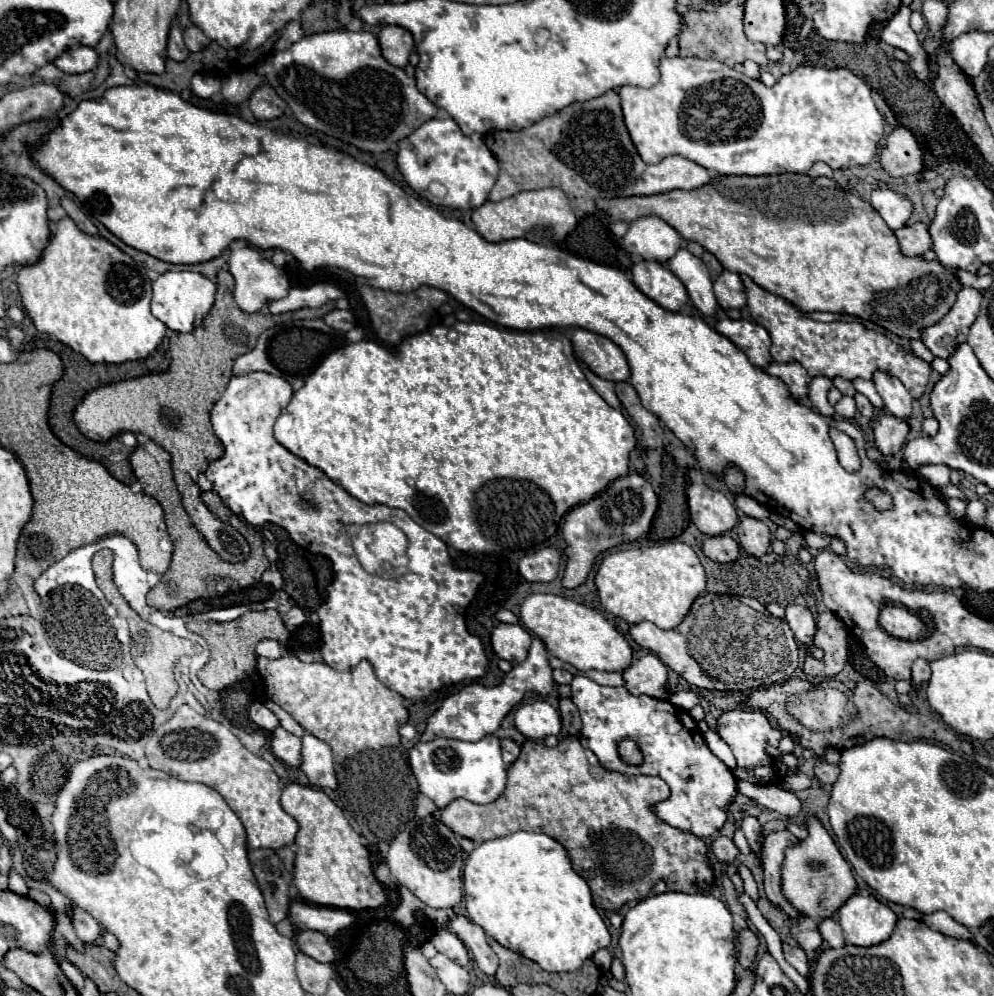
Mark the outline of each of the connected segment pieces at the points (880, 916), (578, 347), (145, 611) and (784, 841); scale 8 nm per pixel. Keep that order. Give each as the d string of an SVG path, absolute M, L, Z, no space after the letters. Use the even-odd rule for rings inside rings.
M853 895L839 909L839 925L843 929L845 941L859 947L873 947L887 941L895 929L897 915L877 901L873 895Z
M575 329L571 337L575 355L585 363L595 375L607 379L607 381L627 381L631 371L627 365L627 359L623 351L607 337Z
M113 535L111 551L113 551L113 581L119 593L125 597L129 607L139 613L141 619L151 621L151 607L145 603L145 591L141 589L135 591L135 585L149 585L147 571L143 571L139 565L137 547L123 535Z
M775 831L763 839L763 849L761 849L761 859L763 859L763 869L765 869L765 895L771 903L779 905L789 917L795 917L797 911L785 901L781 893L781 863L783 863L783 851L789 845L795 845L797 837L791 835L789 831Z

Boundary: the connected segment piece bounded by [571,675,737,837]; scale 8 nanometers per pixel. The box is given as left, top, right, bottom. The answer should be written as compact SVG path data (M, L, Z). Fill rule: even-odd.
M583 675L571 681L571 699L583 723L579 741L597 755L601 767L623 775L655 775L669 785L669 799L653 803L651 807L661 821L697 837L711 837L725 825L727 807L737 795L737 779L731 769L709 751L697 723L687 711L675 709L663 699L631 695L625 687L599 685ZM625 737L639 745L643 753L639 765L627 765L621 759L617 747Z

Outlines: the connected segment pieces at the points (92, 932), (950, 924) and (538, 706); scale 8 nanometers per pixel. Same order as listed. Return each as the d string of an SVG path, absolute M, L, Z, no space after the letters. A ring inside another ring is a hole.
M73 905L71 911L69 911L69 919L73 923L73 929L75 929L77 937L83 943L95 943L97 939L101 939L99 923L95 923L95 919L89 913L85 913L85 909Z
M935 911L931 915L925 915L923 921L933 929L933 931L939 931L943 935L949 935L949 937L955 937L955 939L965 939L965 941L973 941L973 935L967 927L963 927L961 923L957 923L949 913L945 911Z
M535 701L521 705L515 711L515 727L527 739L543 739L547 735L561 733L561 717L553 705L547 701Z

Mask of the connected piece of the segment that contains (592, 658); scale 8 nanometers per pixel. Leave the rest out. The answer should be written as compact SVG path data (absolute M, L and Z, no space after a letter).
M531 593L521 605L519 619L525 629L529 629L535 637L543 641L551 655L577 667L579 671L625 671L631 663L633 651L627 639L617 633L617 629L597 611L567 597L559 597L553 593Z

